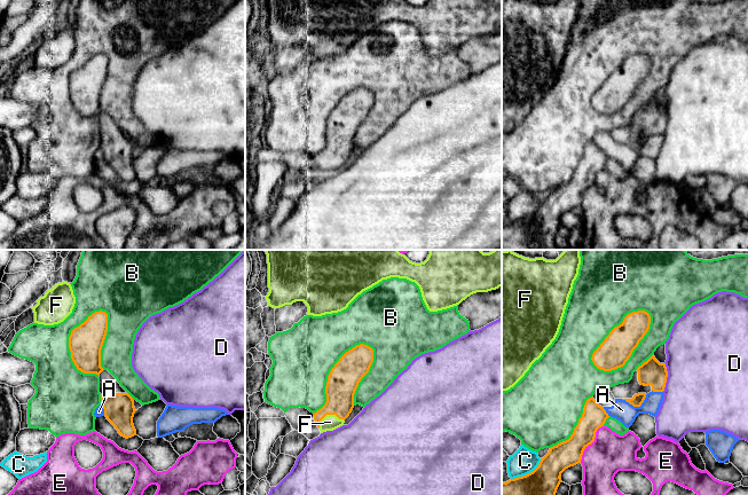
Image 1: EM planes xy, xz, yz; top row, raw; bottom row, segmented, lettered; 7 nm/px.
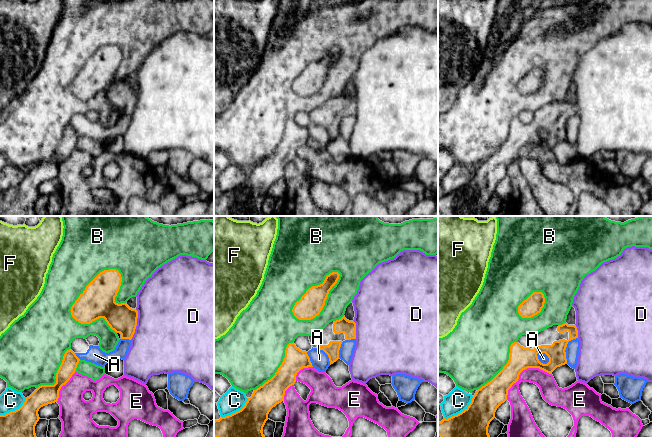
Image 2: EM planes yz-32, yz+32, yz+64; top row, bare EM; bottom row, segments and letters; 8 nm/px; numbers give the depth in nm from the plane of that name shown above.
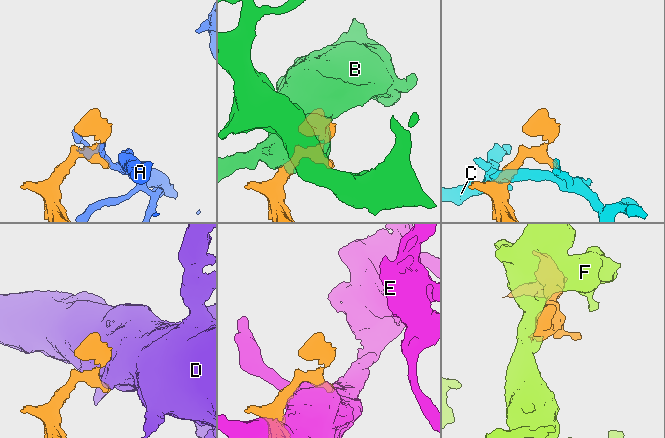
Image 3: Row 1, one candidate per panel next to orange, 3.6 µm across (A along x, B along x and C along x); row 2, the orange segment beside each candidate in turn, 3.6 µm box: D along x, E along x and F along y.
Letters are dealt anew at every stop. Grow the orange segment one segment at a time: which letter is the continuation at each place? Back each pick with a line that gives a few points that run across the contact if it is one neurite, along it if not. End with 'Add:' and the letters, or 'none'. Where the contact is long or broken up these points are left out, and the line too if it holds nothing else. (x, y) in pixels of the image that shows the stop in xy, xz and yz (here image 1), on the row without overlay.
F: line xz (343, 125), (339, 147), (329, 157), (330, 165)
Add: F

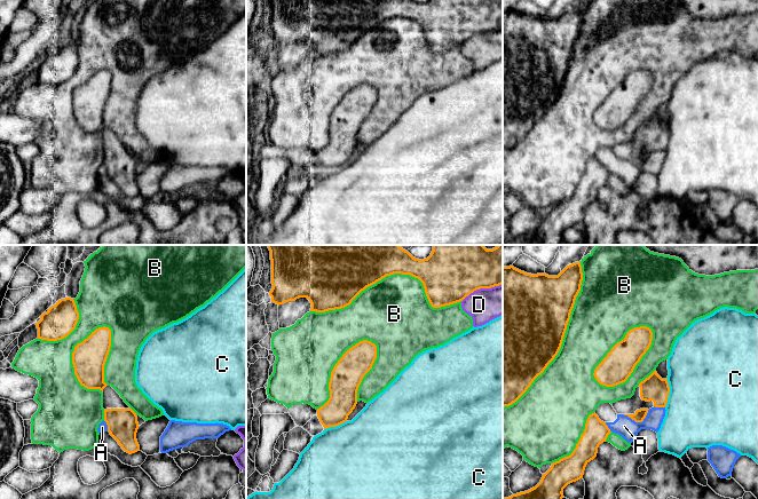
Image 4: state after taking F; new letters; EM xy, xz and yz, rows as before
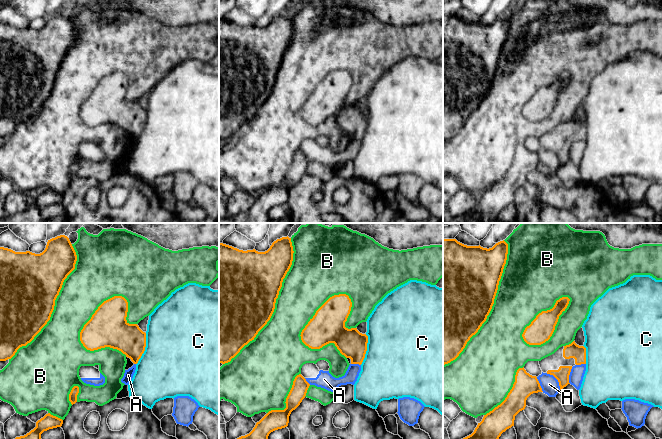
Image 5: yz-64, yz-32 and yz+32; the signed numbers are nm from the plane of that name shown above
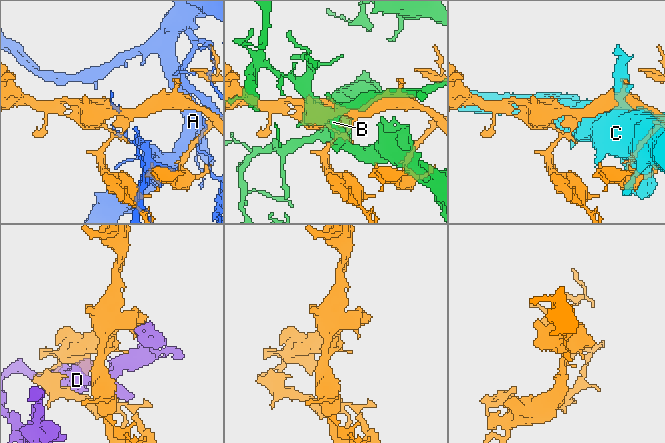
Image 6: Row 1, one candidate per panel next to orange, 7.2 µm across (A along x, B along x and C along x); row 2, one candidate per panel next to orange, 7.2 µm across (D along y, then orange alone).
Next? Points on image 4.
Add: none

